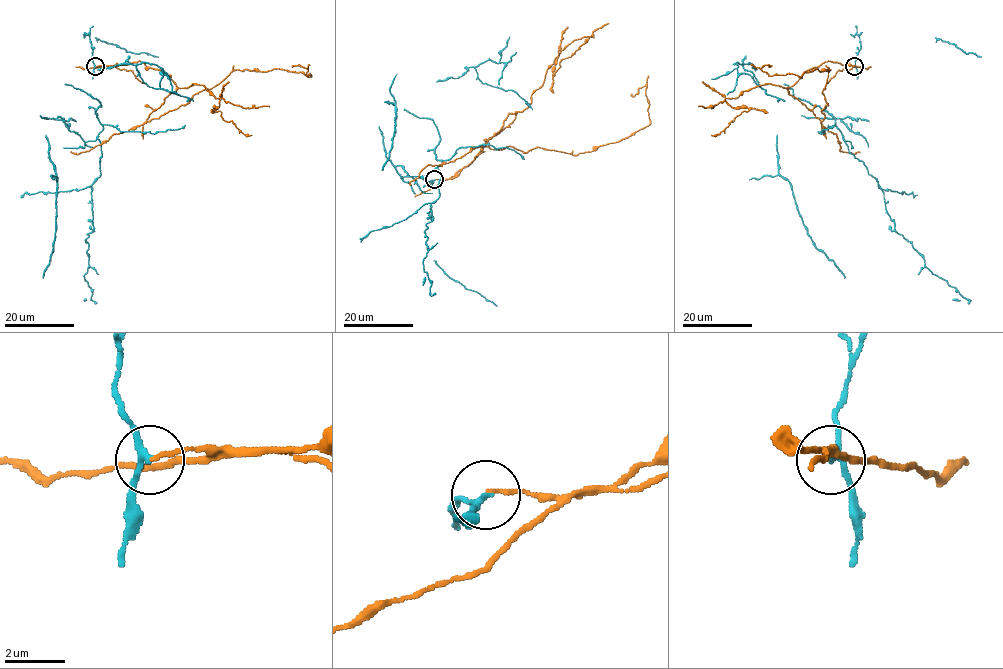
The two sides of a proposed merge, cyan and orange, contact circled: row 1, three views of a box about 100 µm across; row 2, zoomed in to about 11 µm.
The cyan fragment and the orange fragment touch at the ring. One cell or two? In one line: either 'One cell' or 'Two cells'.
Two cells

